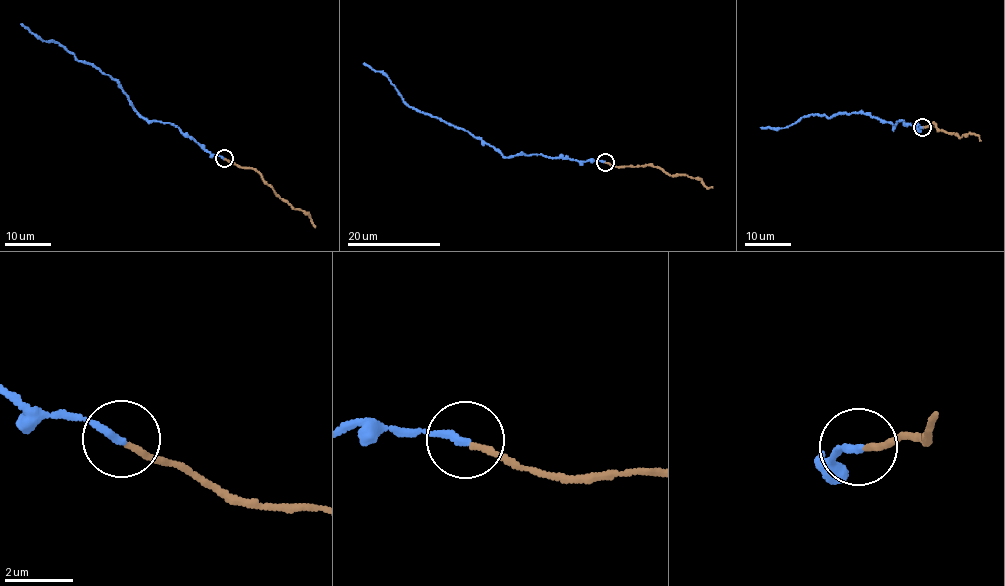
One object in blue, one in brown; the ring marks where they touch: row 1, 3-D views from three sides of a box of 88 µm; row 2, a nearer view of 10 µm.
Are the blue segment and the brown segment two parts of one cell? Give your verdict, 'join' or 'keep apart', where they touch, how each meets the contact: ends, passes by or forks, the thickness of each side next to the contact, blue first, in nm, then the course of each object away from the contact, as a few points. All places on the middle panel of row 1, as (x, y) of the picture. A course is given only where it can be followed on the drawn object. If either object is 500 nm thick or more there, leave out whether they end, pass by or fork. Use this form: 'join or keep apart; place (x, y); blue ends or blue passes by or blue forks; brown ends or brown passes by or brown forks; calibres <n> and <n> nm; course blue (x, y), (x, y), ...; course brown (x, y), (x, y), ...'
keep apart; place (605, 162); blue ends; brown ends; calibres 240 and 160 nm; course blue (605, 161), (580, 162), (518, 153), (505, 157), (462, 129), (409, 107), (383, 73), (363, 64); course brown (605, 163), (617, 166), (657, 167), (671, 175), (699, 179), (704, 186), (712, 188)

